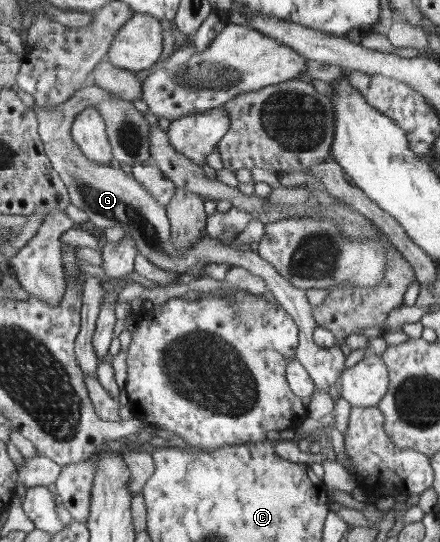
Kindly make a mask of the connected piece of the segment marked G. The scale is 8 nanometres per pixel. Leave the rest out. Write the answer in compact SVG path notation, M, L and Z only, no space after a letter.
M91 86L89 89L80 89L69 102L61 104L61 106L53 106L53 108L34 106L40 121L39 133L46 154L52 161L54 169L60 173L65 185L67 185L72 203L86 212L89 221L93 222L97 228L107 229L120 225L127 233L131 232L134 235L135 243L137 243L138 255L144 255L149 261L165 271L178 271L178 273L184 274L187 269L191 269L197 263L228 263L232 266L247 268L255 275L260 275L268 282L268 289L273 293L279 305L293 316L293 320L300 328L300 347L295 359L307 369L317 391L329 391L329 387L333 387L342 377L346 356L338 345L330 348L321 348L316 345L314 332L319 326L314 319L314 307L311 307L311 303L307 299L306 290L295 287L292 281L281 275L272 263L263 259L258 251L240 251L233 245L225 245L209 235L188 250L178 250L178 247L172 242L172 223L166 206L161 205L148 189L145 189L132 175L129 176L125 171L122 171L117 164L103 166L84 154L81 146L72 136L72 127L77 115L85 108L93 106L99 98L98 95L99 92L96 88Z

